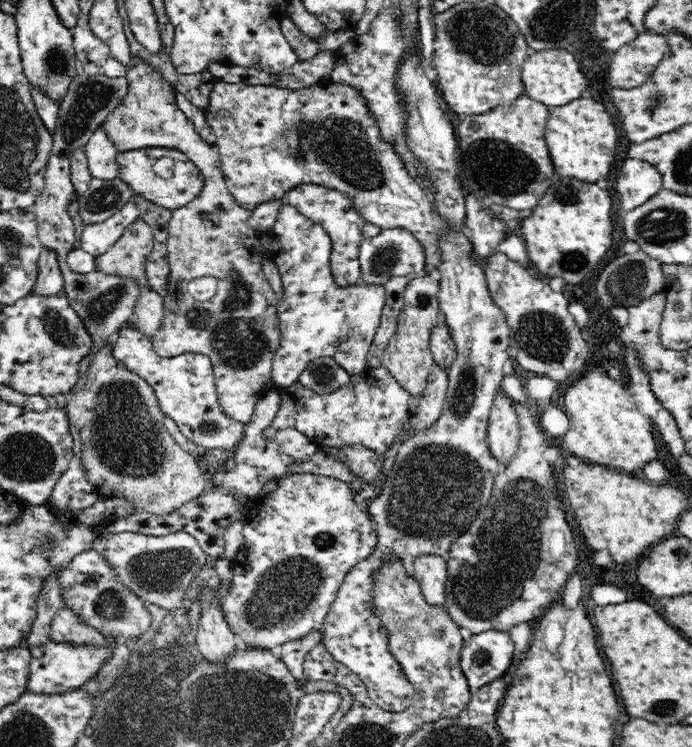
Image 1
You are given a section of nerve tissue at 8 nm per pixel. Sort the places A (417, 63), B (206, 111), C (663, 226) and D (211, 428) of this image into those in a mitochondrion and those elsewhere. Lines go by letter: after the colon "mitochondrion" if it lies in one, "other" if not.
A: other
B: other
C: mitochondrion
D: mitochondrion

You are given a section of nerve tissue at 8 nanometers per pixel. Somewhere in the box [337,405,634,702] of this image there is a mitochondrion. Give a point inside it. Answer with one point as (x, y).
(437, 489)

